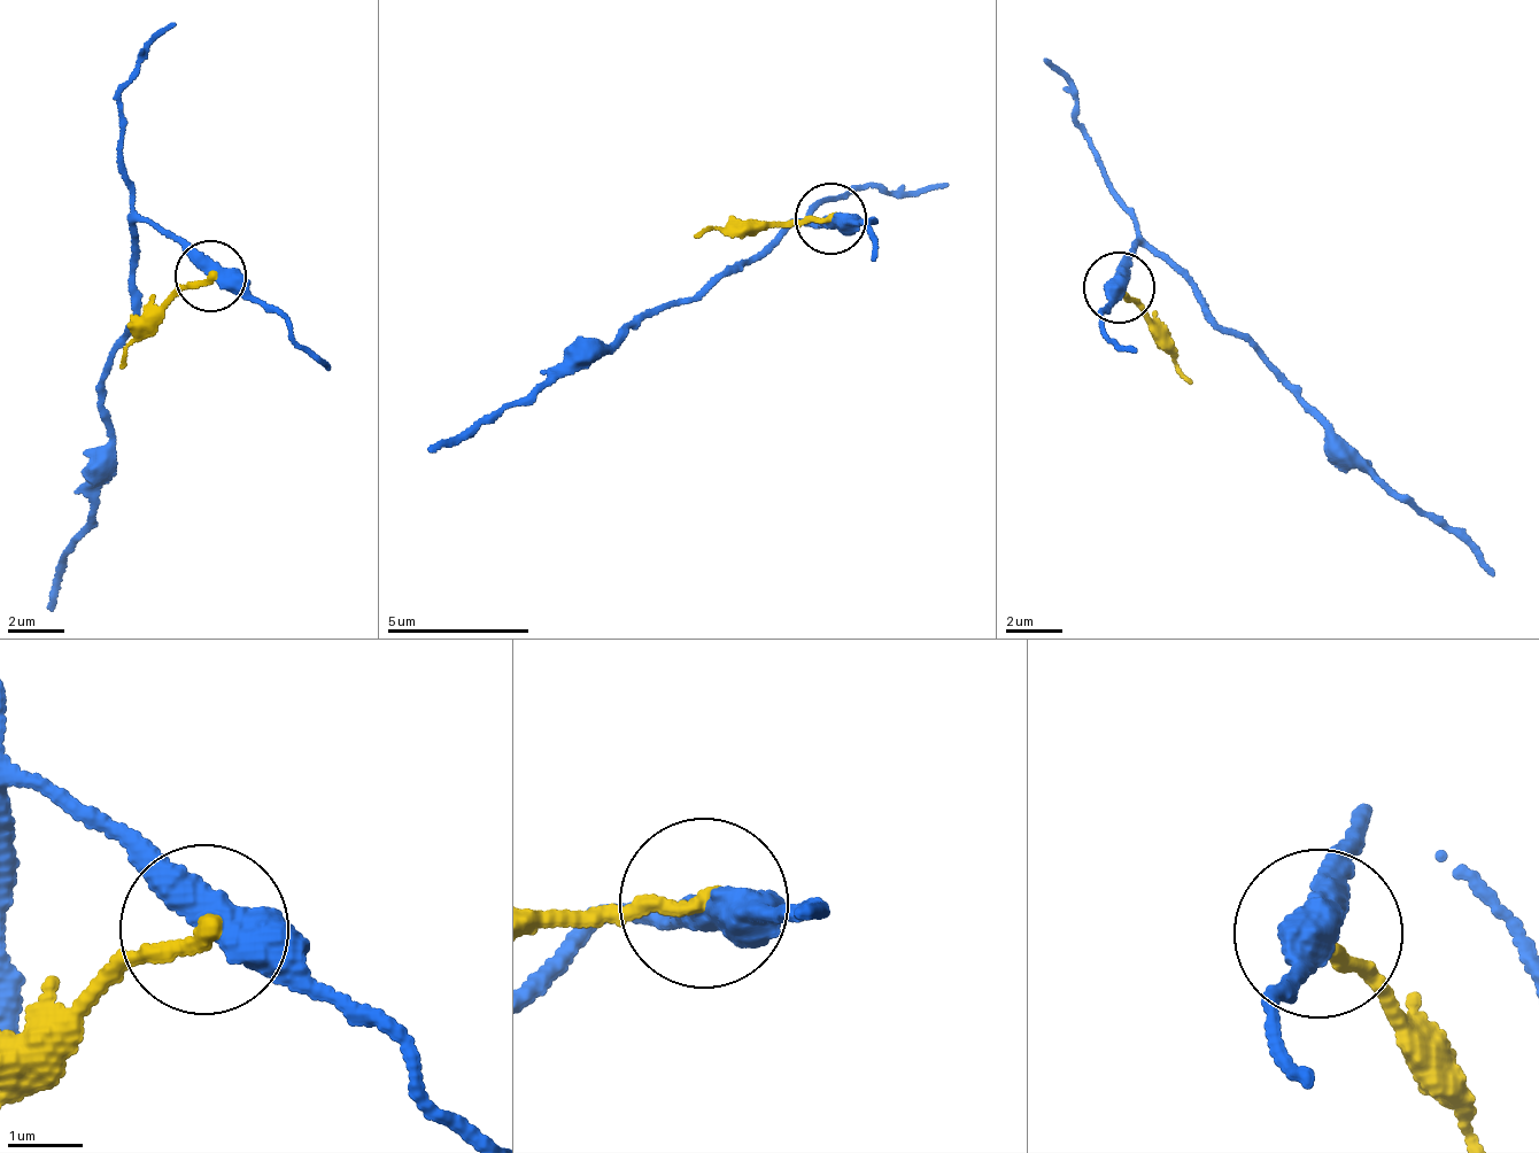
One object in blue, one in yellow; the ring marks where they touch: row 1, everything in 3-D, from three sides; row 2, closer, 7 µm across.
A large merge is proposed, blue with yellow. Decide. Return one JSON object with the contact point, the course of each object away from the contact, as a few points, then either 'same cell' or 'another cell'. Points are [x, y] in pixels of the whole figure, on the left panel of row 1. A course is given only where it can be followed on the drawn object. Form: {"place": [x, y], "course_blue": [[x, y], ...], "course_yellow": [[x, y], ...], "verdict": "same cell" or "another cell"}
{"place": [210, 276], "course_blue": [[210, 278], [140, 221], [132, 265], [138, 295], [106, 385], [110, 448], [44, 610]], "course_yellow": [[210, 278], [172, 289], [120, 371]], "verdict": "another cell"}

